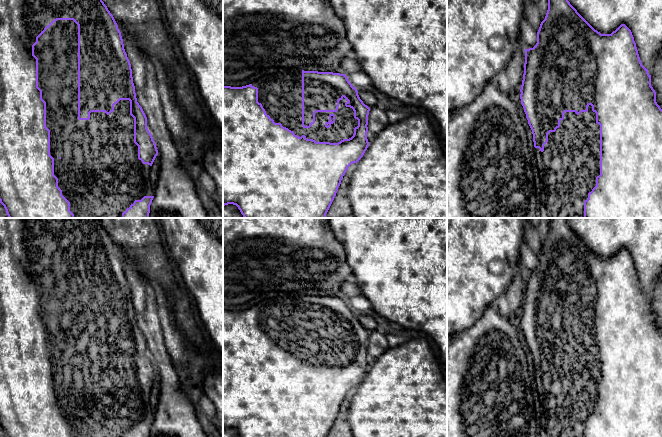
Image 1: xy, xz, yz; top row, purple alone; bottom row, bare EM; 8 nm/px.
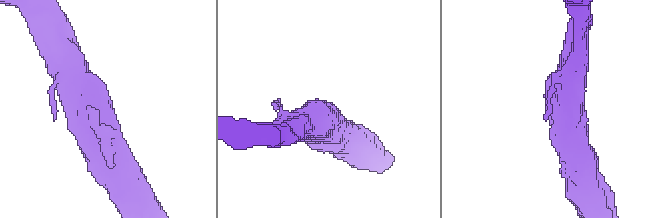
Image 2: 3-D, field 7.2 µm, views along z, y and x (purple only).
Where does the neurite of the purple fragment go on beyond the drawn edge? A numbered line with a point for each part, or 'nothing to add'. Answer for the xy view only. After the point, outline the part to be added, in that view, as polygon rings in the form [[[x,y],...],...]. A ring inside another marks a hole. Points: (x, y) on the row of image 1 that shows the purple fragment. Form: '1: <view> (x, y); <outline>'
1: xy (99, 173); [[[57,20],[38,38],[38,43],[34,46],[34,55],[38,58],[38,87],[42,90],[42,99],[46,102],[46,127],[50,130],[50,155],[54,158],[54,175],[58,178],[58,187],[62,190],[62,195],[70,202],[70,211],[74,218],[122,218],[122,213],[134,203],[141,200],[144,196],[154,196],[155,189],[152,185],[152,170],[148,164],[143,164],[138,159],[138,146],[134,143],[134,118],[130,115],[130,101],[120,100],[114,105],[114,111],[107,115],[105,112],[91,112],[89,120],[78,119],[78,25],[73,20]]]

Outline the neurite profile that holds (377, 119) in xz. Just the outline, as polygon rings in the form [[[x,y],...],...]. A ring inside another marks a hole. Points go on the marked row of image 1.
[[[380,104],[370,109],[368,115],[368,125],[367,125],[369,131],[378,134],[388,124],[389,124],[389,120],[387,117],[385,106]]]

